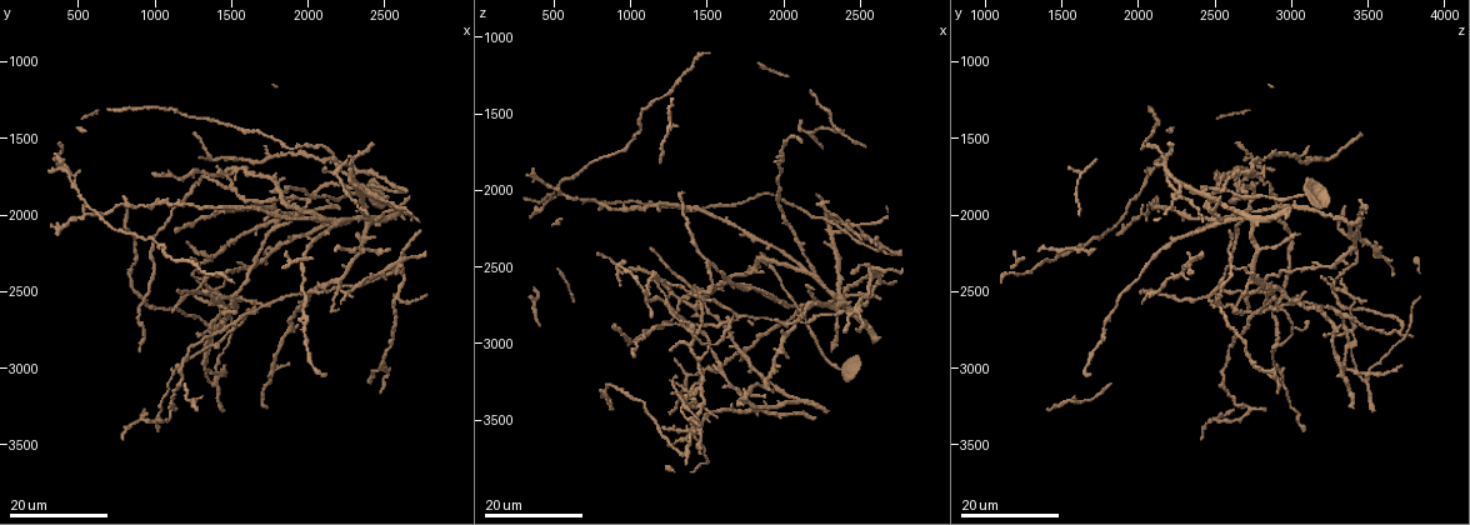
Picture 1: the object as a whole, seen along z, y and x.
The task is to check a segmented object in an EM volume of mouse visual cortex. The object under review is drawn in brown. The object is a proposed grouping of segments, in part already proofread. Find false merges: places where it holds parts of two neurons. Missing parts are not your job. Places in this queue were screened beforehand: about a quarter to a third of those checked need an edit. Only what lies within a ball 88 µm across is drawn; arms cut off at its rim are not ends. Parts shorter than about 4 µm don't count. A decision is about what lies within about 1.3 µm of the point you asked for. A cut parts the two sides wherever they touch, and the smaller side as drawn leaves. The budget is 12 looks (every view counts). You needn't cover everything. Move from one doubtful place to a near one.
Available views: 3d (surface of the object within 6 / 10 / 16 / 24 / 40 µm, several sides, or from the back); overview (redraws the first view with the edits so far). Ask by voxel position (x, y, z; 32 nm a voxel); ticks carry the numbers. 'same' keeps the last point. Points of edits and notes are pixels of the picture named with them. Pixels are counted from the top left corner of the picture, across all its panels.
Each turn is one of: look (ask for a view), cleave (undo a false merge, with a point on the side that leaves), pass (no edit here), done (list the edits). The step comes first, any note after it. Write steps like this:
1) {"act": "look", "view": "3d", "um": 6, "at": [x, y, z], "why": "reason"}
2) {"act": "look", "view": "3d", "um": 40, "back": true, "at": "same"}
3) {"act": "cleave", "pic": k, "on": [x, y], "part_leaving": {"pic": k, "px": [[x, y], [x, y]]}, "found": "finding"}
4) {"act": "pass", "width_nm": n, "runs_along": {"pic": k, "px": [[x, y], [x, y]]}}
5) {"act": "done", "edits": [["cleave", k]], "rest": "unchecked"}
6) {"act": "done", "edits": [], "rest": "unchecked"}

{"act": "look", "view": "3d", "um": 24, "at": [1340, 1760, 2740], "why": "looks like a crossing"}

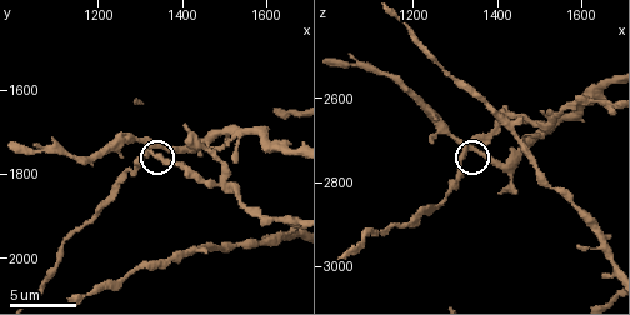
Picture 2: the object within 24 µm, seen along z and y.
{"act": "look", "view": "3d", "um": 10, "at": [1320, 1750, 2725]}

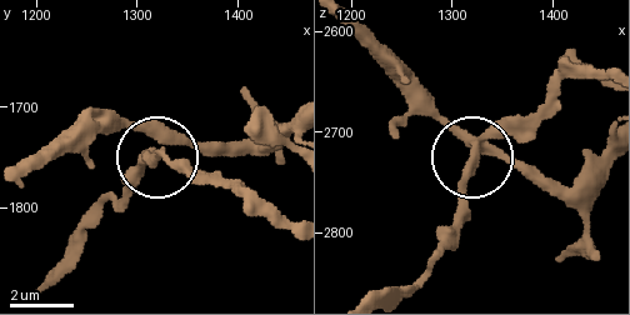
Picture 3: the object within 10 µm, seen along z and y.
{"act": "pass", "runs_along": {"pic": 3, "px": [[609, 144], [560, 184], [529, 179], [480, 155], [456, 238]]}, "found": "all the same neuron"}

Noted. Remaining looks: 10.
{"act": "look", "view": "3d", "um": 16, "at": [1220, 2520, 2740], "why": "three arms meet"}

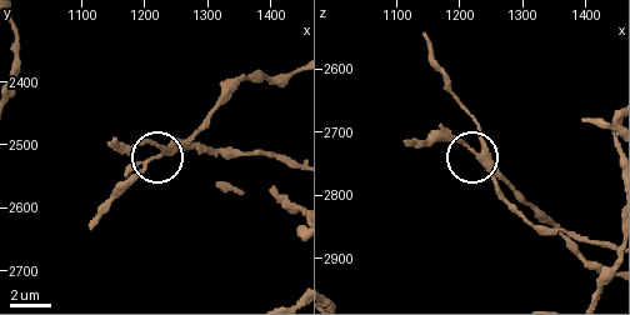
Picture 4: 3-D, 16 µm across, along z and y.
{"act": "look", "view": "3d", "um": 6, "at": [1230, 2520, 2735], "why": "zoom in"}

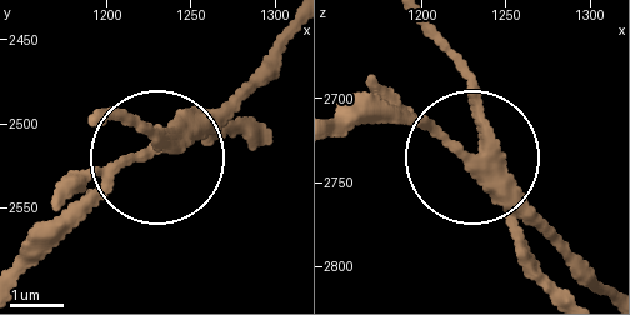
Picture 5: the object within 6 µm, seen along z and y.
{"act": "pass", "width_nm": 270, "runs_along": {"pic": 5, "px": [[569, 293], [529, 253], [489, 173], [373, 96]]}, "found": "continuous, no second neuron"}

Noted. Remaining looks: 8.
{"act": "look", "view": "3d", "um": 16, "at": [1380, 2280, 3580], "why": "looks like a crossing"}

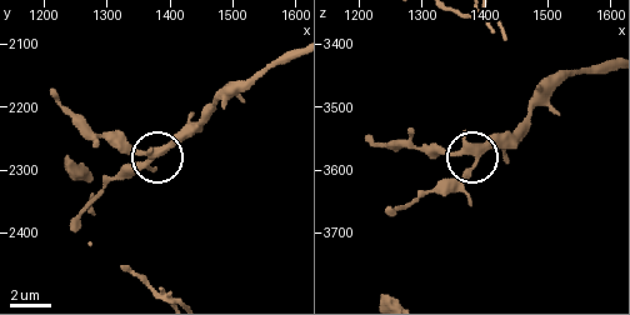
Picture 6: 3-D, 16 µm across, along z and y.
{"act": "look", "view": "3d", "um": 10, "at": [1385, 2265, 3580], "why": "zoom in"}

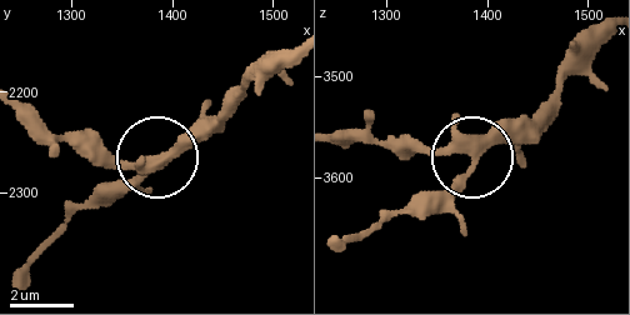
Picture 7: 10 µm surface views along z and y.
{"act": "look", "view": "3d", "um": 6, "at": [1384, 2268, 3580]}

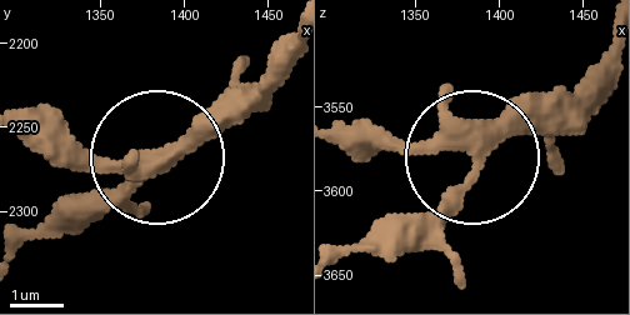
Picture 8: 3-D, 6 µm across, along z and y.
{"act": "pass", "side_arm_um": 7, "runs_along": {"pic": 8, "px": [[606, 56], [473, 146], [343, 150]]}, "found": "one neuron here"}

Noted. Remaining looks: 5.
{"act": "look", "view": "3d", "um": 16, "at": [1500, 2560, 2440], "why": "arms run side by side"}

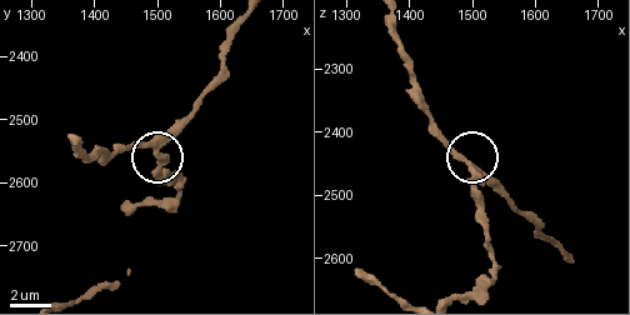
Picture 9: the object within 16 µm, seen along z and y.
{"act": "look", "view": "3d", "um": 10, "at": [1500, 2545, 2460]}

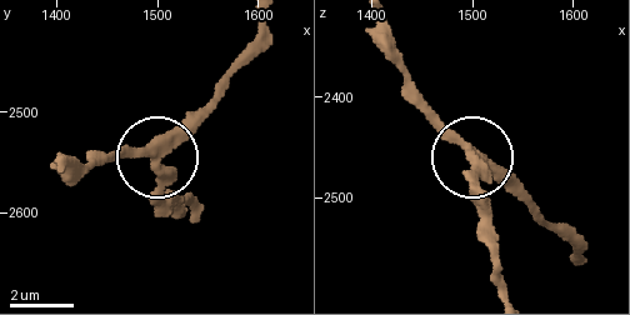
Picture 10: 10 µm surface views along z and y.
{"act": "look", "view": "3d", "um": 10, "back": true, "at": [1498, 2550, 2458]}

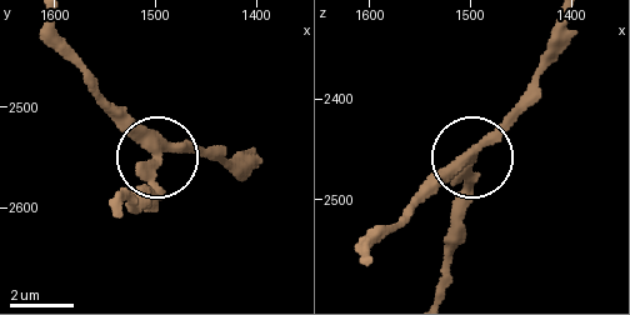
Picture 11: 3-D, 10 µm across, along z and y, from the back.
{"act": "pass", "side_arm_um": 54, "runs_along": {"pic": 11, "px": [[361, 260], [528, 101]]}, "found": "one neuron here"}

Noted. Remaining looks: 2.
{"act": "look", "view": "3d", "um": 24, "at": [2200, 2460, 2740]}

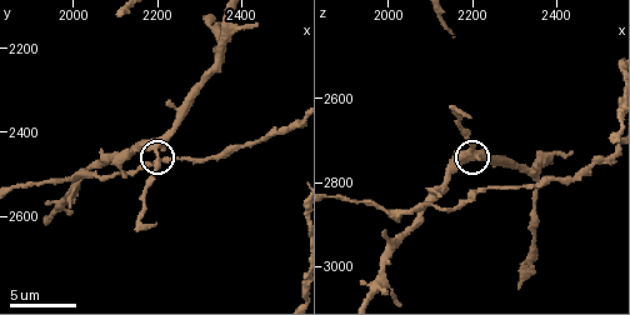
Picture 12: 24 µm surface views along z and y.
{"act": "look", "view": "3d", "um": 6, "at": [2190, 2440, 2730]}

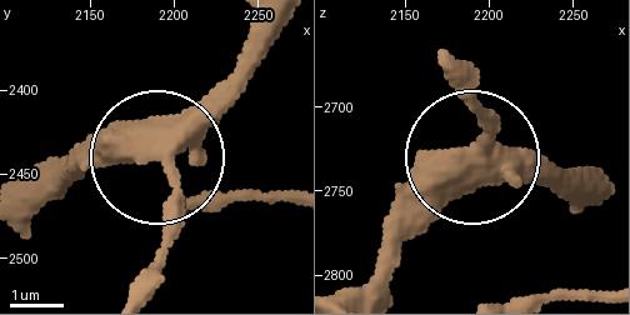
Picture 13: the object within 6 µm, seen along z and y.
{"act": "pass", "width_nm": 430, "runs_along": {"pic": 13, "px": [[281, 33], [165, 154], [174, 234], [160, 284]]}, "found": "continuous, no second neuron"}

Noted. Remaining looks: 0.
{"act": "done", "edits": [], "rest": "unchecked"}

